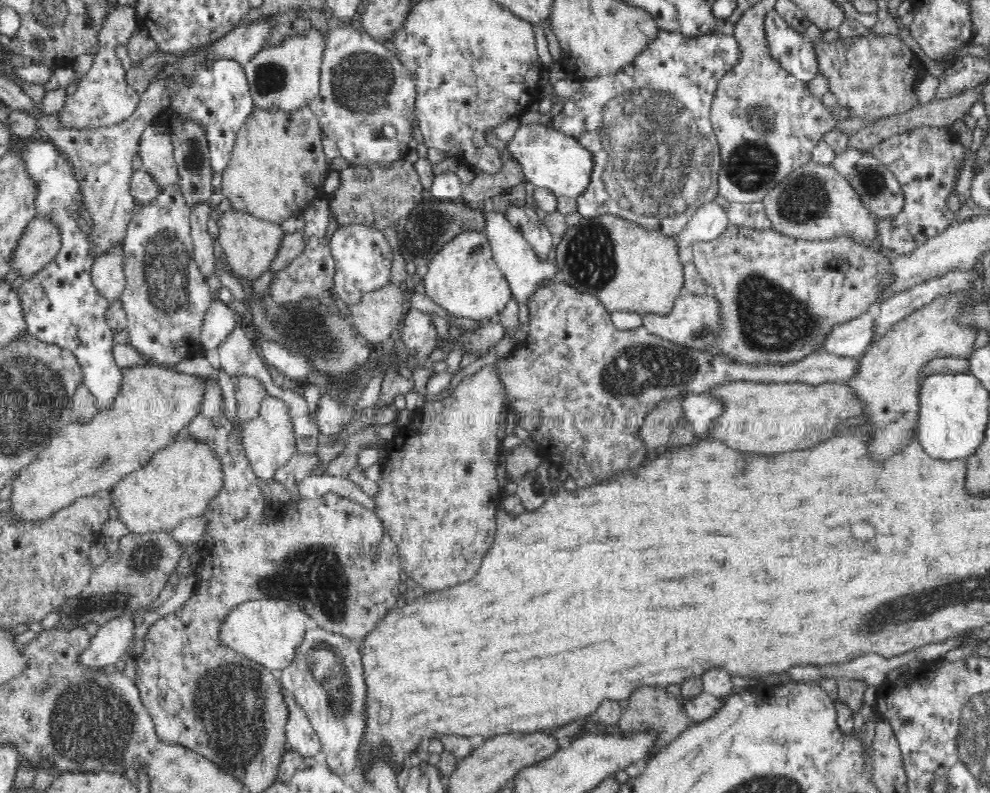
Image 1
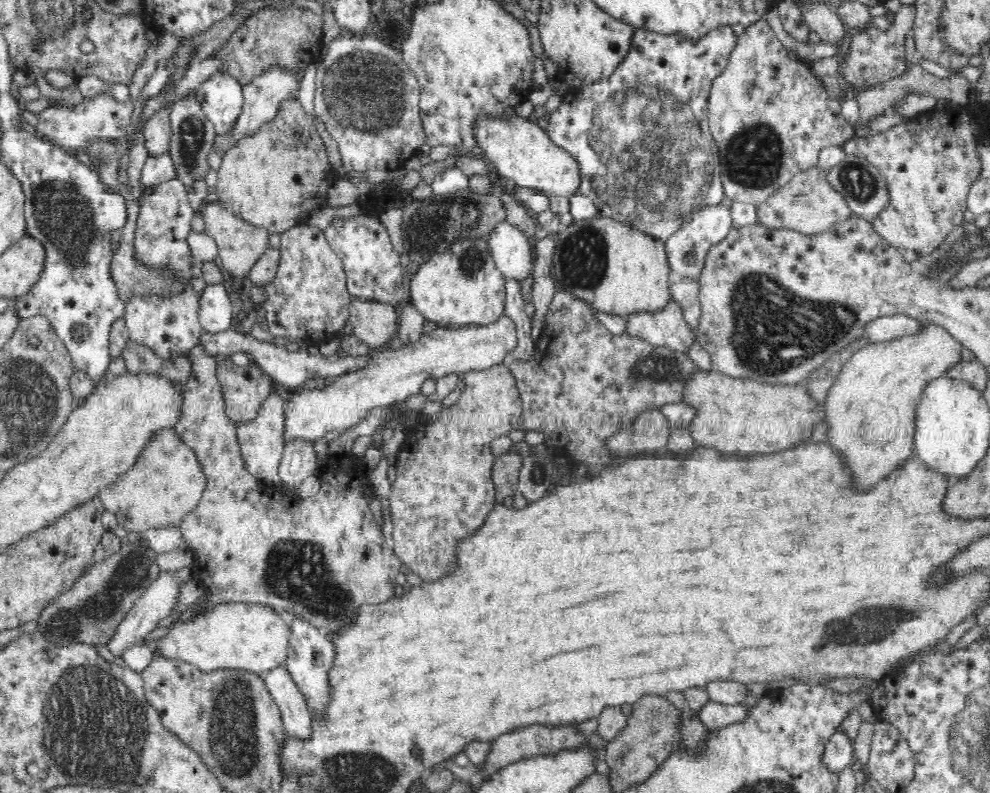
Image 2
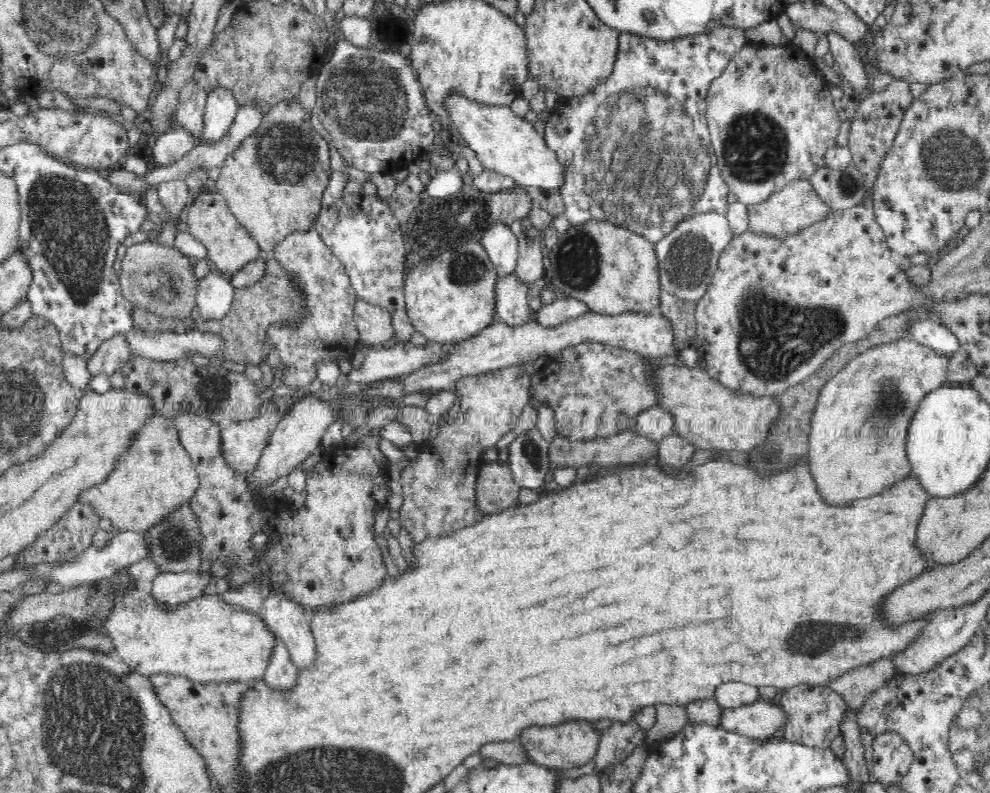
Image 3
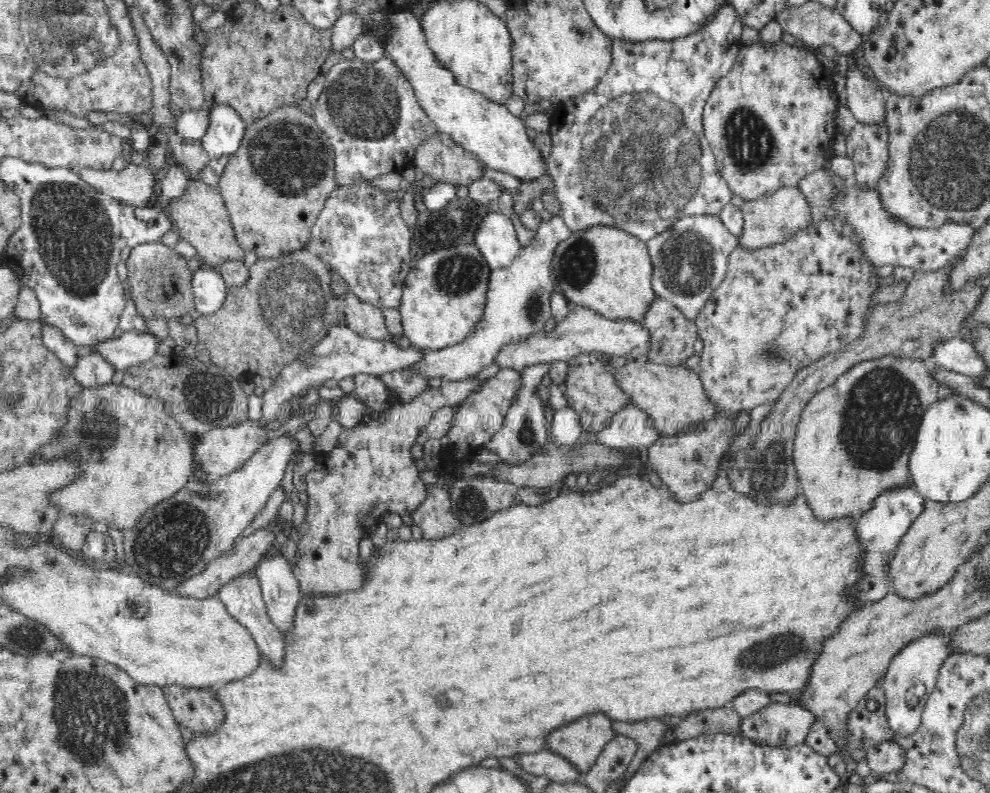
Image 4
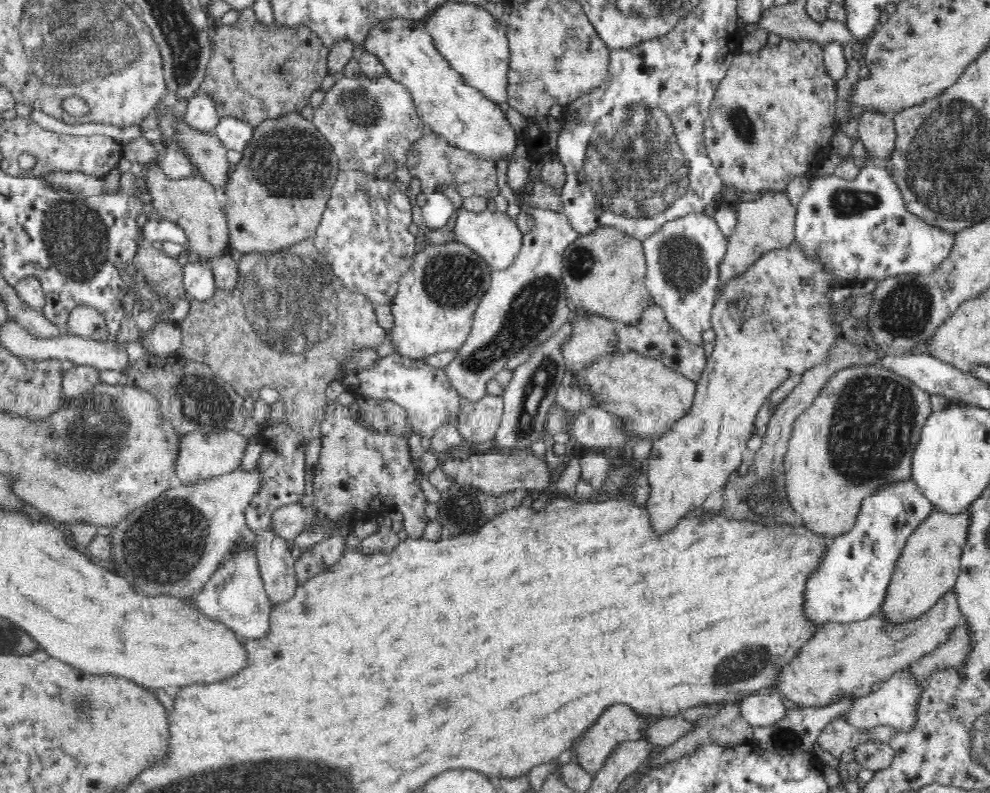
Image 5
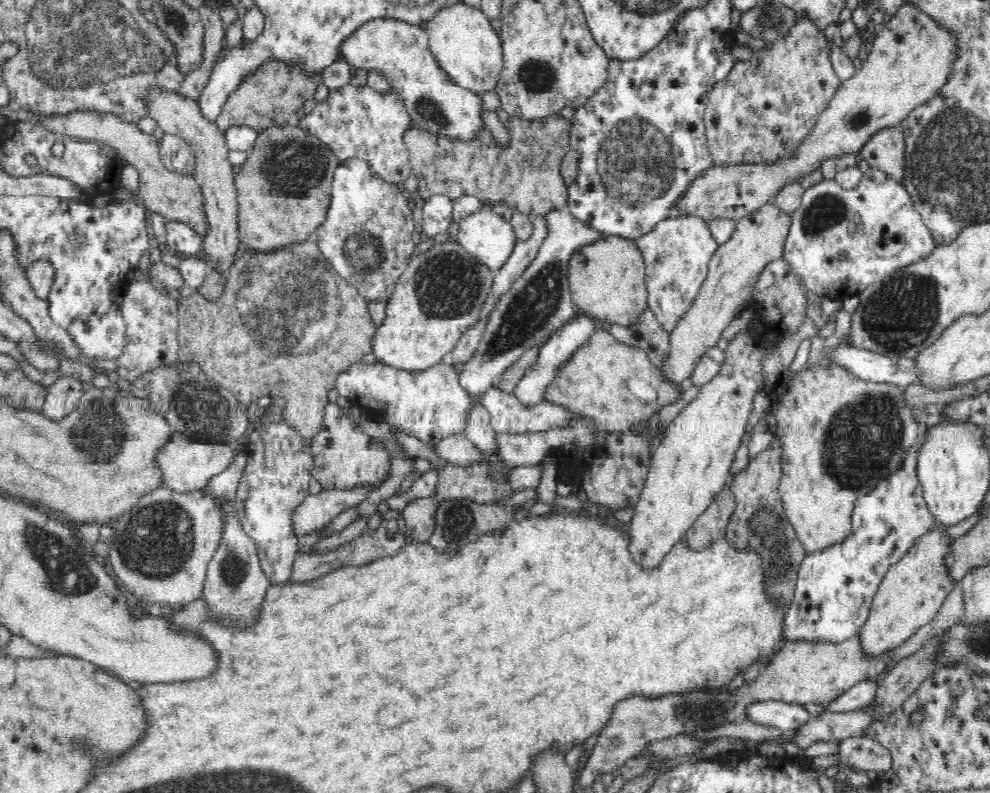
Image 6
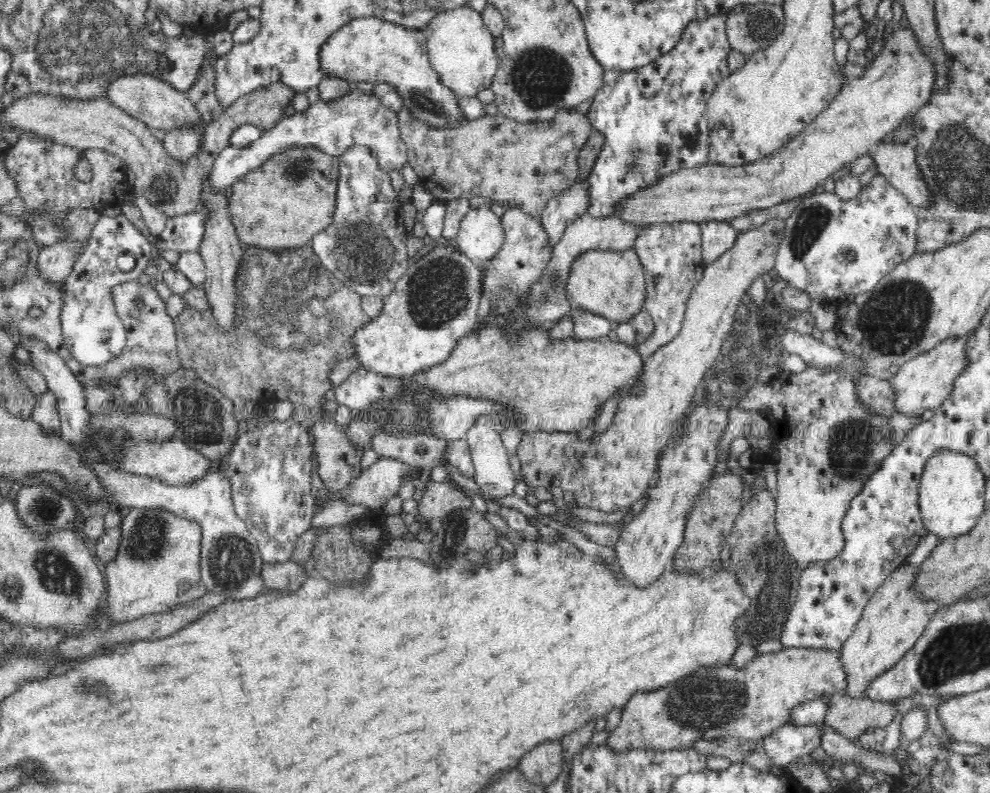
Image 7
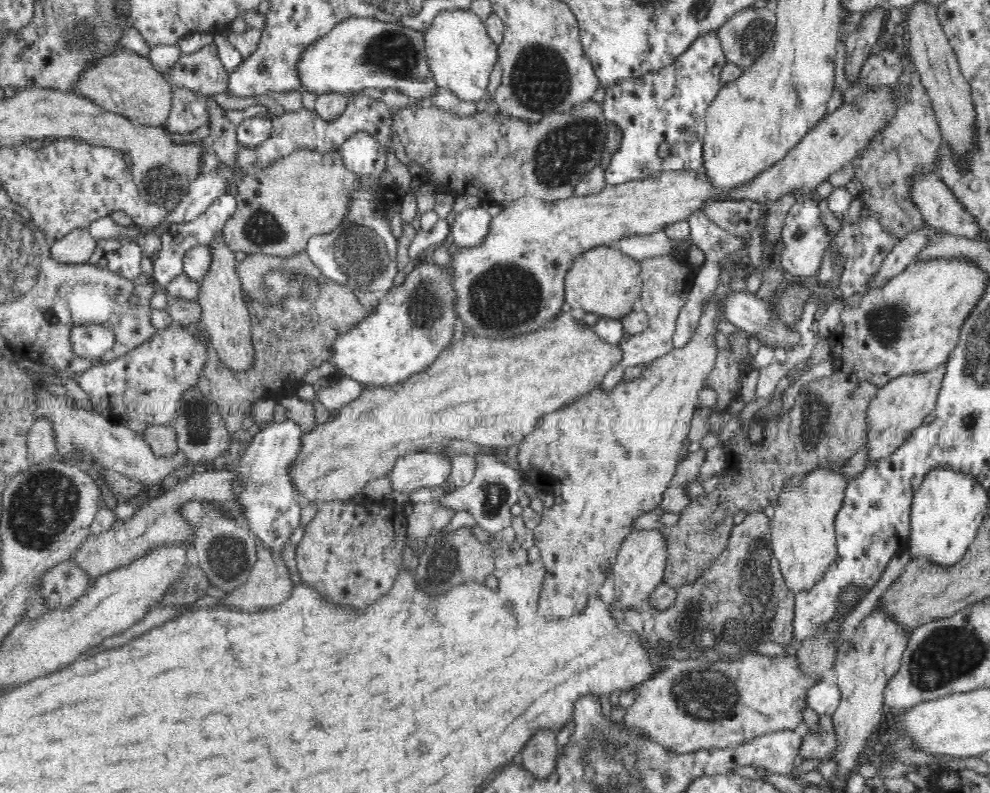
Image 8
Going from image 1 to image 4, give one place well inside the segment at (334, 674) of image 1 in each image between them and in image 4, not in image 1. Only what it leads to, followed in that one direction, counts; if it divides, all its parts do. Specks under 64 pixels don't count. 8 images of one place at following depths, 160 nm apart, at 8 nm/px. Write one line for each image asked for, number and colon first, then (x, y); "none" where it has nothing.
2: (311, 655)
3: (291, 622)
4: (280, 590)

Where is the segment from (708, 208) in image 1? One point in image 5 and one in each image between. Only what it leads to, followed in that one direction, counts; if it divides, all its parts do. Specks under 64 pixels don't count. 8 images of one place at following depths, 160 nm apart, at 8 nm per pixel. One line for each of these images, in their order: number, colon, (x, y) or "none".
2: (686, 248)
3: (687, 257)
4: (689, 260)
5: (684, 256)

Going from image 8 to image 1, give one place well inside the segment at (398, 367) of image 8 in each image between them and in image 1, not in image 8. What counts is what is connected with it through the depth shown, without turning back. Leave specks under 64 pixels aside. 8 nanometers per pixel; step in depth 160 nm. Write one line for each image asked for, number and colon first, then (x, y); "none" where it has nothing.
1: (463, 277)
2: (460, 286)
3: (449, 297)
4: (444, 296)
5: (437, 298)
6: (438, 297)
7: (435, 302)

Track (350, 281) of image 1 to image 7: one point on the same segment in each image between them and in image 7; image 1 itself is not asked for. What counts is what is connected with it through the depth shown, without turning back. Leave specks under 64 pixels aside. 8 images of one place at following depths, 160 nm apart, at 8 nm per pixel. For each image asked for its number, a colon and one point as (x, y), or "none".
2: (373, 272)
3: (361, 231)
4: (359, 233)
5: (363, 234)
6: (366, 237)
7: (366, 242)

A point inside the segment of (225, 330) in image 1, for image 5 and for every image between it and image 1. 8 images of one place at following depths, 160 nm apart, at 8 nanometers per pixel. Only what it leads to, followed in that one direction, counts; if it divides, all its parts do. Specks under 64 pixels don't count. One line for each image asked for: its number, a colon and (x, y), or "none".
2: (215, 315)
3: (215, 294)
4: (210, 290)
5: (198, 279)

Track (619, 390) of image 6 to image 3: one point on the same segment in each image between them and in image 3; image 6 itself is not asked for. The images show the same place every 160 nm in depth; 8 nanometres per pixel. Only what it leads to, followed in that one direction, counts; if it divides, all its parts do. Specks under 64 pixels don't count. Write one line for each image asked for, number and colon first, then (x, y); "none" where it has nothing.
3: (711, 416)
4: (674, 396)
5: (651, 397)

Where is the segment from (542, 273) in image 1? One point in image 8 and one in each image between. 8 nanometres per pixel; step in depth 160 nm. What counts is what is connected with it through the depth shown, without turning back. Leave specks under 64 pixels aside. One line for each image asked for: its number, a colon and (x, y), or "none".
2: (510, 249)
3: (501, 244)
4: (496, 239)
5: (494, 236)
6: (487, 235)
7: (480, 236)
8: (470, 226)

